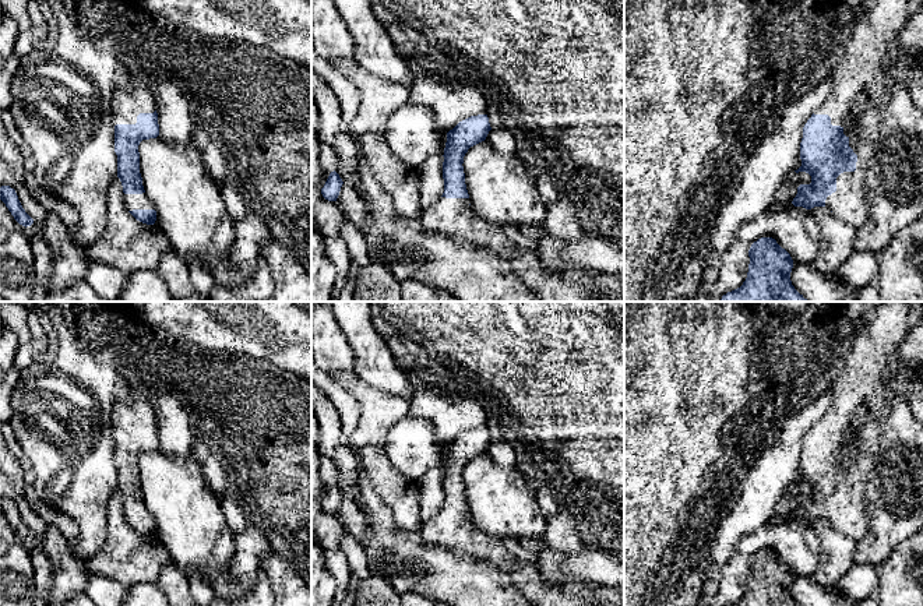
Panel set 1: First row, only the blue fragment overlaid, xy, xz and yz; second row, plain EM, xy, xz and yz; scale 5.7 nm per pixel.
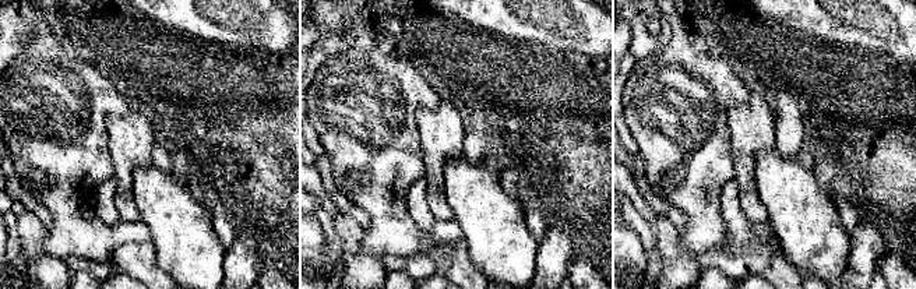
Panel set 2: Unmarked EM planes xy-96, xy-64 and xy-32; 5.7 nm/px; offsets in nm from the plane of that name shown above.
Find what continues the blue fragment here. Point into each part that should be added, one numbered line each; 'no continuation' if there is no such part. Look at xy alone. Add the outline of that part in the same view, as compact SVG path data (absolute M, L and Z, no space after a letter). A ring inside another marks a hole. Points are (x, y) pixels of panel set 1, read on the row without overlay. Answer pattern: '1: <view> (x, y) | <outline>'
1: xy (127, 416) | M137 391L128 392L126 402L115 404L112 409L113 437L135 437L140 426L154 426L156 413L151 399Z
2: xy (131, 514) | M145 505L142 507L124 507L123 515L127 524L133 522L155 522L155 518L151 515Z

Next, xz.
1: xz (453, 529) | M440 510L436 517L422 522L419 533L430 546L493 563L533 606L624 606L624 596L617 586L599 586L571 578L561 584L543 579L536 561L515 557L503 539L479 531L472 524L469 511Z

